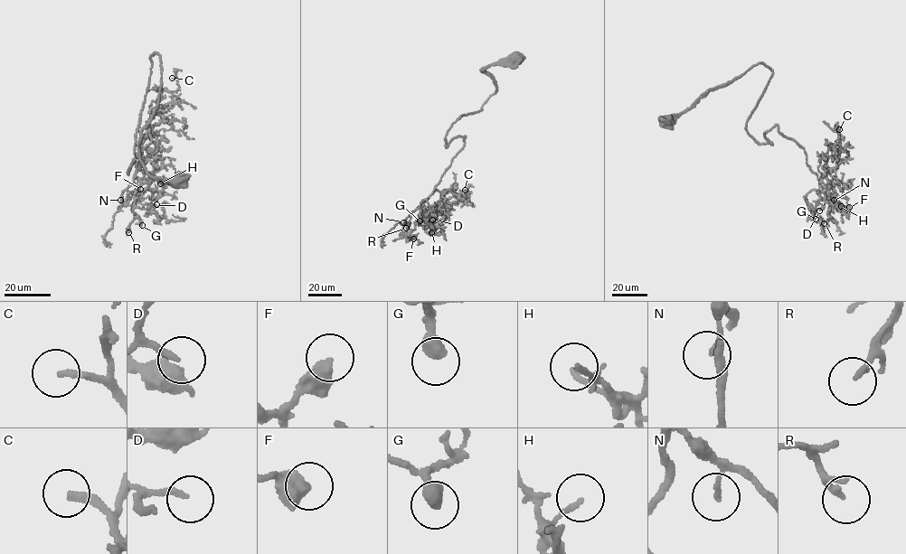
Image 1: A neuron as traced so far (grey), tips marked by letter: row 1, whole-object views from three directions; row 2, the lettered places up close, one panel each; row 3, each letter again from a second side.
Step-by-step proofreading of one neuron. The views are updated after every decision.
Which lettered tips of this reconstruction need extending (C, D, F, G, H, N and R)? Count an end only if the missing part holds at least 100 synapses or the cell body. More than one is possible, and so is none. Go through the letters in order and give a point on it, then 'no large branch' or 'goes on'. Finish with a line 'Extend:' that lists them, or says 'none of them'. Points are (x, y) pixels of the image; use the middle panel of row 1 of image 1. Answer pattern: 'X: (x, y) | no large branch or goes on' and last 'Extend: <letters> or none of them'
C: (465, 190) | no large branch
D: (432, 220) | goes on
F: (413, 239) | no large branch
G: (419, 220) | goes on
H: (431, 232) | no large branch
N: (403, 222) | no large branch
R: (406, 228) | goes on
Extend: D, G, R

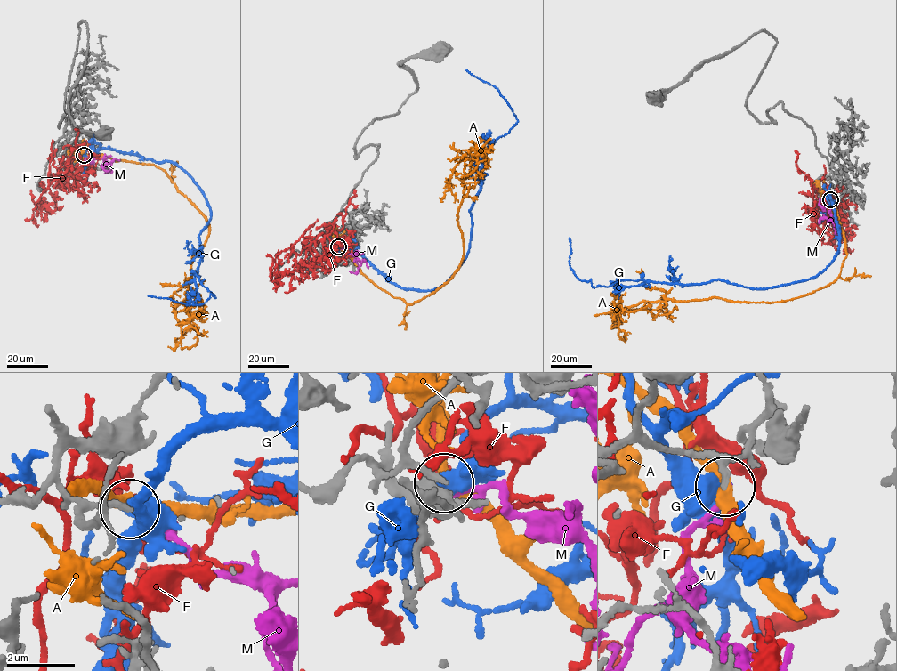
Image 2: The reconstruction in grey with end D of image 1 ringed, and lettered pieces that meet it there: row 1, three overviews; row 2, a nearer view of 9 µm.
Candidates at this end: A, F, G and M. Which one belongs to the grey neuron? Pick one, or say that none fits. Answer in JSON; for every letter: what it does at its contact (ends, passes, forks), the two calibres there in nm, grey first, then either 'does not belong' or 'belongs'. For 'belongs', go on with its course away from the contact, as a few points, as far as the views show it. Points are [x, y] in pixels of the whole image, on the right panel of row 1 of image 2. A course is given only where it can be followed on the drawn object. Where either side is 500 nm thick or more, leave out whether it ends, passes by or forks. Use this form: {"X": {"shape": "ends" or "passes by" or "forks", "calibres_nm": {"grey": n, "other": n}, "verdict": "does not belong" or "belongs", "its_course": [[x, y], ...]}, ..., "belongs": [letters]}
{"A": {"shape": "passes by", "calibres_nm": {"grey": 150, "other": 320}, "verdict": "does not belong"}, "F": {"shape": "passes by", "calibres_nm": {"grey": 170, "other": 480}, "verdict": "does not belong"}, "G": {"shape": "passes by", "calibres_nm": {"grey": 190, "other": 240}, "verdict": "does not belong"}, "M": {"shape": "ends", "calibres_nm": {"grey": 190, "other": 190}, "verdict": "belongs", "its_course": [[831, 199], [828, 206], [829, 220], [836, 231]]}, "belongs": ["M"]}

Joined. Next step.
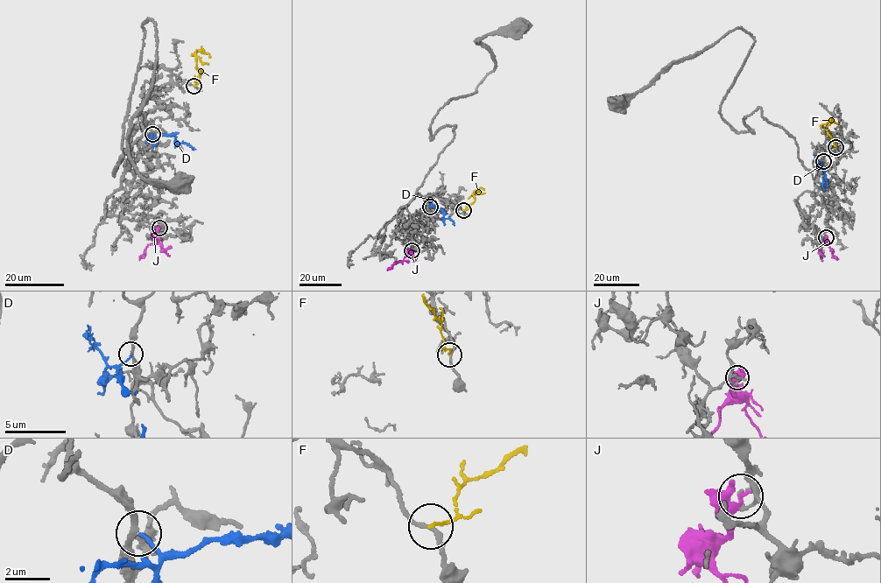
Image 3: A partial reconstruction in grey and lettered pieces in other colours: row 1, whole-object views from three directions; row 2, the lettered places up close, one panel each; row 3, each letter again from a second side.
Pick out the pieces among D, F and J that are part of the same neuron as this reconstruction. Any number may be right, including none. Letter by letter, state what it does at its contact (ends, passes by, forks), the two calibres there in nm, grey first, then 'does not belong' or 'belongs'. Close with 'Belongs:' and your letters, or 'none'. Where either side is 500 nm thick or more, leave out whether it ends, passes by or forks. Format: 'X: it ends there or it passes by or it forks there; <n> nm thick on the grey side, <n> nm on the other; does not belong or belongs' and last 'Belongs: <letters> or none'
D: it ends there; 240 nm thick on the grey side, 140 nm on the other; belongs
F: it ends there; 180 nm thick on the grey side, 120 nm on the other; does not belong
J: it ends there; 190 nm thick on the grey side, 360 nm on the other; does not belong
Belongs: D

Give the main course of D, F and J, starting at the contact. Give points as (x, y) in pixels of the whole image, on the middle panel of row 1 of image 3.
D: (430, 207), (440, 208), (443, 217), (450, 218), (454, 225)
F: (463, 210), (475, 200), (474, 191), (479, 191)
J: (412, 250), (403, 260), (387, 270)

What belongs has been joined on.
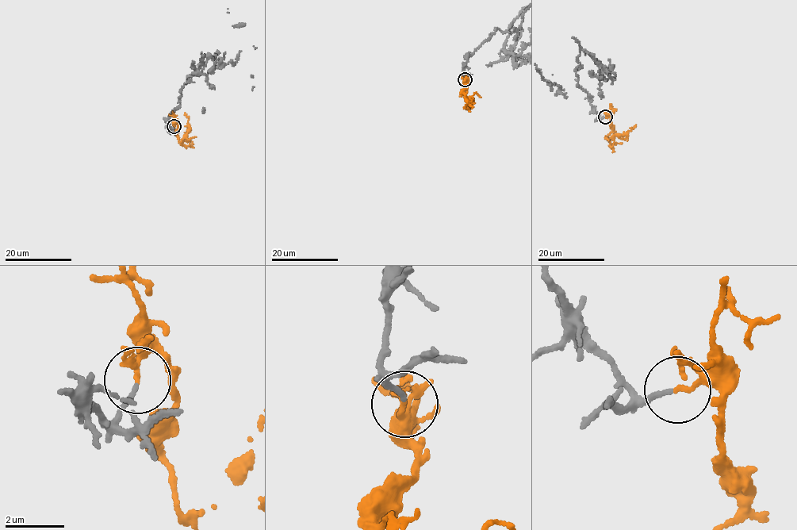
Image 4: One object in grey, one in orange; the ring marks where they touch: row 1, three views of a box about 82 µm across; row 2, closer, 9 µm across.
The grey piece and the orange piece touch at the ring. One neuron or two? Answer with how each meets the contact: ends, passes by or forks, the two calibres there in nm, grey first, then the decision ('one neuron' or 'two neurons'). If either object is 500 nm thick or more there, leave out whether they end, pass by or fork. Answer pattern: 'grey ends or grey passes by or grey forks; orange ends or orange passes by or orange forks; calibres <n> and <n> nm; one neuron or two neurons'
grey ends; orange ends; calibres 130 and 160 nm; one neuron

